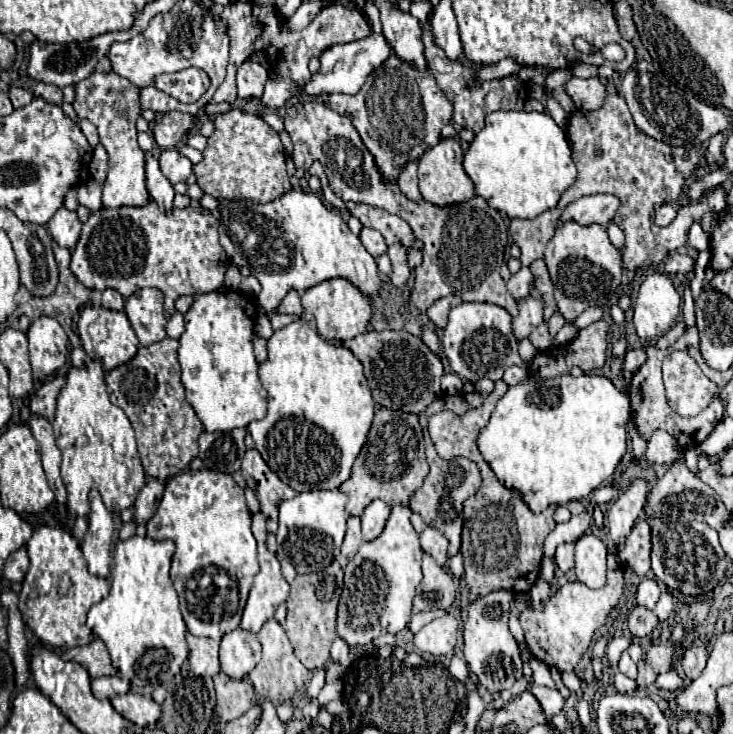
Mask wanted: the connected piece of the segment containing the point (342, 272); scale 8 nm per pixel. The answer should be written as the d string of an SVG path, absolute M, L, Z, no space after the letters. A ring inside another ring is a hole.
M287 191L269 203L221 201L219 239L229 261L237 267L247 263L251 273L261 283L257 301L267 311L274 331L300 319L277 313L279 301L291 289L303 293L317 283L343 277L371 299L375 299L381 291L375 257L369 255L359 237L349 231L341 215L327 209L315 193Z

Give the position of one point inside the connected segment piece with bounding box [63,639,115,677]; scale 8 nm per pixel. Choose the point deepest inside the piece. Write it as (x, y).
(93, 656)

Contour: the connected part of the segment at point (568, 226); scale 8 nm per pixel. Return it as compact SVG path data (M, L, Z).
M567 221L557 227L553 239L545 249L545 263L555 287L555 301L565 321L571 323L591 305L607 307L621 283L621 251L613 247L601 225L575 225Z

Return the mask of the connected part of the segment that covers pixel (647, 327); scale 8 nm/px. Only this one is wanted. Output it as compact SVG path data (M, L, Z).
M653 273L641 283L633 309L637 335L643 341L653 341L667 333L677 321L681 295L667 273Z

